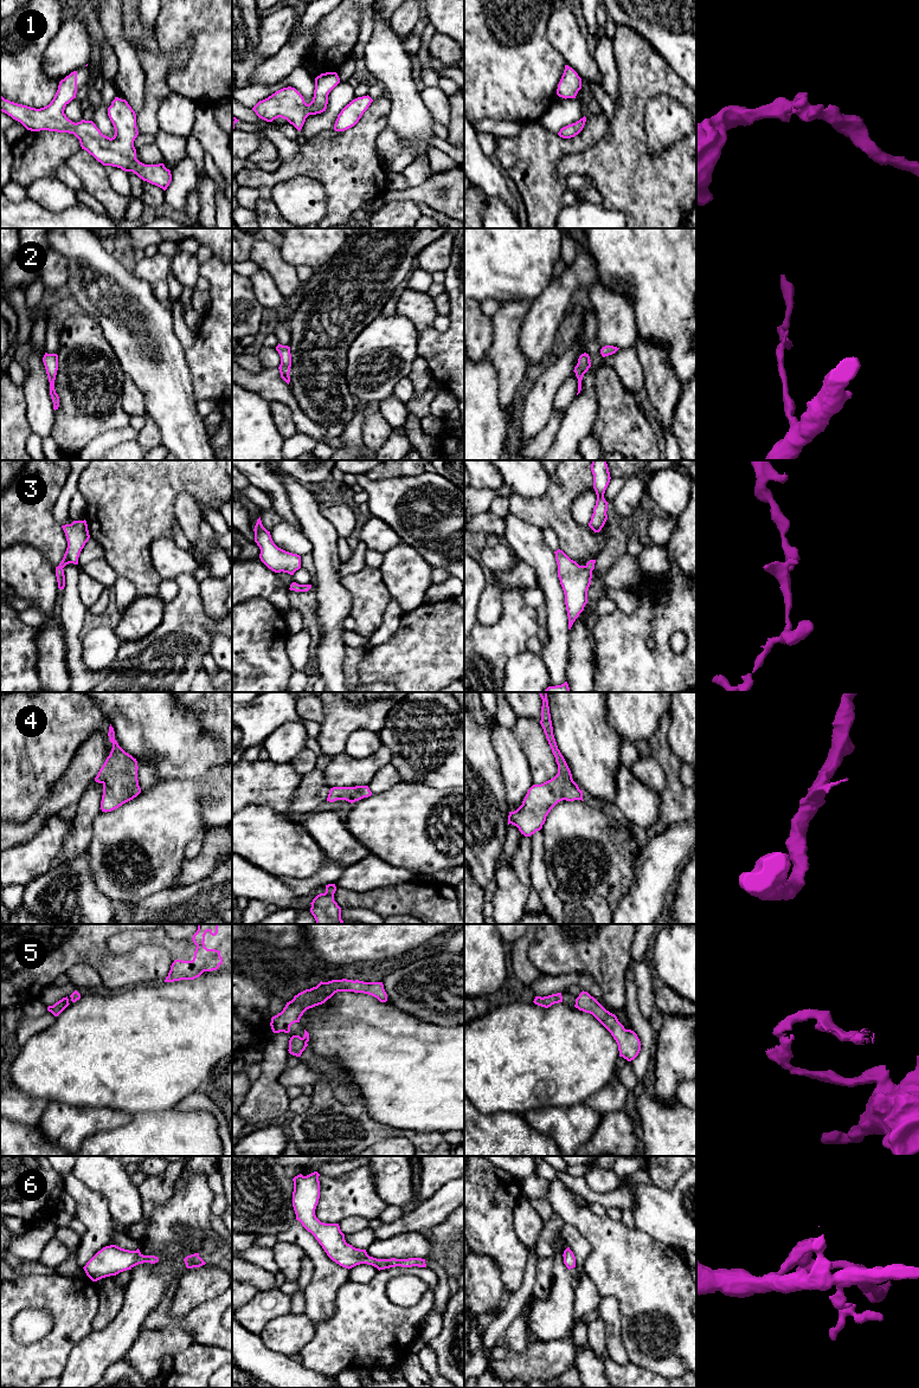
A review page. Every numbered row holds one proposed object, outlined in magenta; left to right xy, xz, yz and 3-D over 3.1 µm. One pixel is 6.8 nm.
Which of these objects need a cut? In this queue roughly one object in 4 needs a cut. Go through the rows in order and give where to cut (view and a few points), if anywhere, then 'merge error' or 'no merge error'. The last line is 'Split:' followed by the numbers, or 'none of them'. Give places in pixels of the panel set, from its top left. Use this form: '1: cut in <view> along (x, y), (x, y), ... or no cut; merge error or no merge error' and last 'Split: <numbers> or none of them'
1: no cut; no merge error
2: no cut; no merge error
3: no cut; no merge error
4: no cut; no merge error
5: cut in yz along (577, 999), (574, 1006); merge error
6: no cut; no merge error
Split: 5

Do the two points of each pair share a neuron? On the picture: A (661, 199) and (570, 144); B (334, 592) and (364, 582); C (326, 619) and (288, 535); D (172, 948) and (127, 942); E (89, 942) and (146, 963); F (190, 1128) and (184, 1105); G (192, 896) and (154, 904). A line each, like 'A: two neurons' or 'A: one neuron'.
A: two neurons
B: two neurons
C: two neurons
D: one neuron
E: one neuron
F: two neurons
G: one neuron

